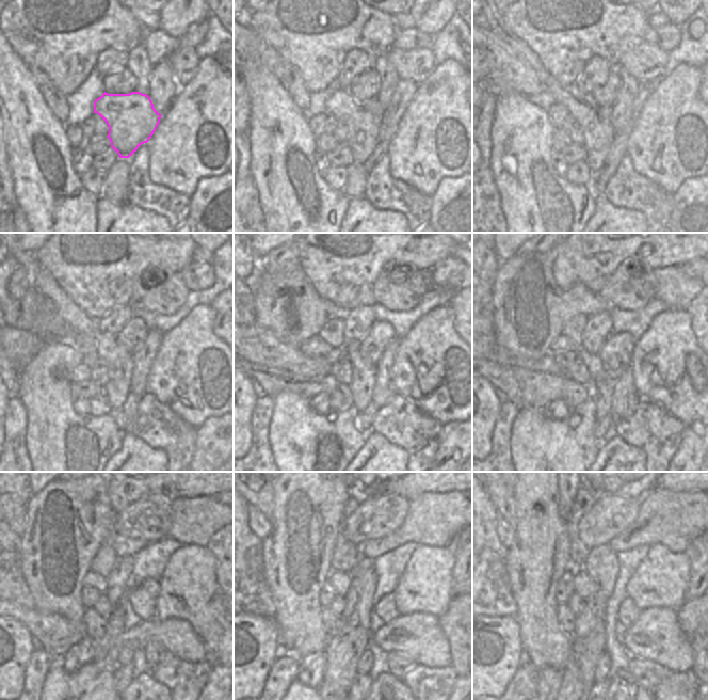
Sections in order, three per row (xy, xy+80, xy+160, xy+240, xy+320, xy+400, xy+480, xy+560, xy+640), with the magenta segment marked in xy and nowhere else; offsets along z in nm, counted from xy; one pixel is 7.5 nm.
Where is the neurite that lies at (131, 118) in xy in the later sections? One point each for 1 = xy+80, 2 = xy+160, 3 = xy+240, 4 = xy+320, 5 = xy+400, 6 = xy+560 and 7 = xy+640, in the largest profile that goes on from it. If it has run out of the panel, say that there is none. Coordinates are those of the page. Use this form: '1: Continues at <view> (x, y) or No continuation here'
1: Continues at xy+80 (363, 117)
2: Continues at xy+160 (594, 118)
3: Continues at xy+240 (119, 364)
4: Continues at xy+320 (363, 372)
5: Continues at xy+400 (600, 392)
6: Continues at xy+560 (366, 661)
7: Continues at xy+640 (602, 670)

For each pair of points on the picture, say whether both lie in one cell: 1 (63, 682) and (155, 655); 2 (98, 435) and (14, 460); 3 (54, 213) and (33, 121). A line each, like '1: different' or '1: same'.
1: different
2: different
3: same

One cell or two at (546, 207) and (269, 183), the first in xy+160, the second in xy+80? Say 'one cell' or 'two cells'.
one cell

